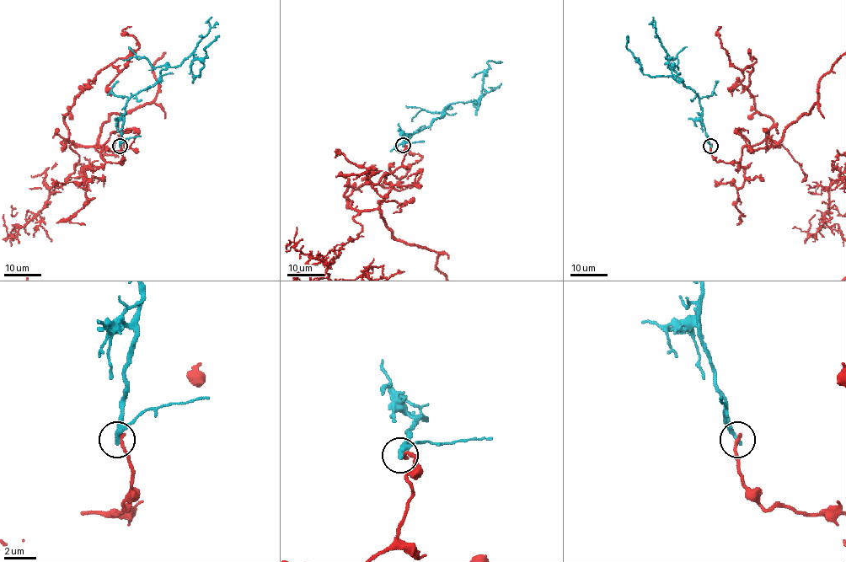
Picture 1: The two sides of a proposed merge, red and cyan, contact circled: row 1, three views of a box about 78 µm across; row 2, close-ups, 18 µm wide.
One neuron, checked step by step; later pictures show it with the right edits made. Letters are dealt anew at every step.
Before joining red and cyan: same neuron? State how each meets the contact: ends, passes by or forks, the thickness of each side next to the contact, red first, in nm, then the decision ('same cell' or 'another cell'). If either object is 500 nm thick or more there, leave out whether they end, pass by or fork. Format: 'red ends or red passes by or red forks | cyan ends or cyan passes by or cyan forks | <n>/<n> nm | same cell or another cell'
red ends | cyan ends | 220/320 nm | another cell

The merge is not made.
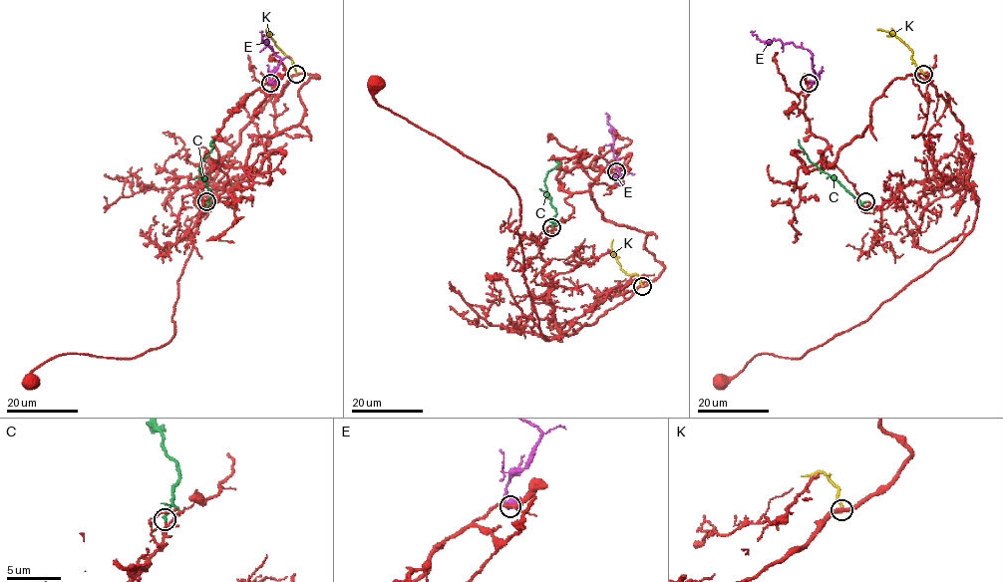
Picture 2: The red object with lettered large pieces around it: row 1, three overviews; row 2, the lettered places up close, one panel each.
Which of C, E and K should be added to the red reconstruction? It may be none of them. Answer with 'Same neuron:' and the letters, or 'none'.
Same neuron: C

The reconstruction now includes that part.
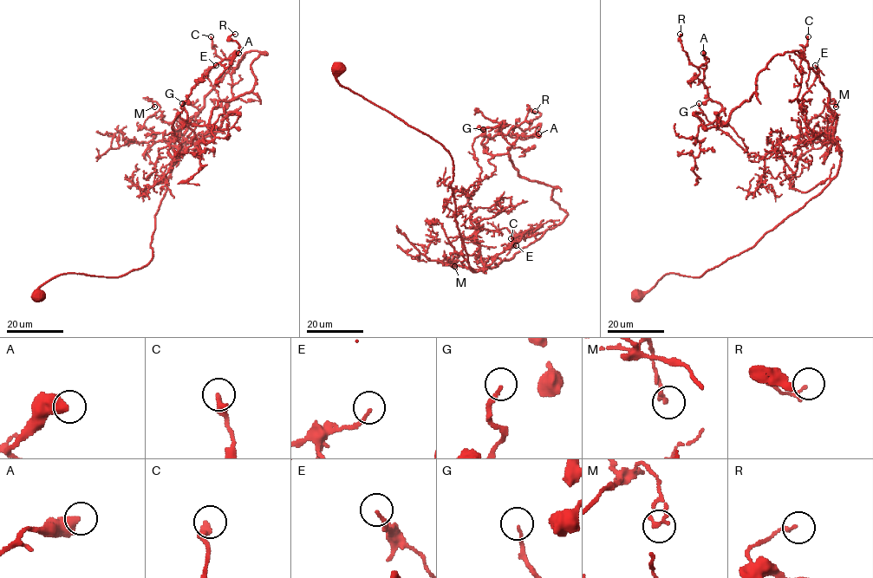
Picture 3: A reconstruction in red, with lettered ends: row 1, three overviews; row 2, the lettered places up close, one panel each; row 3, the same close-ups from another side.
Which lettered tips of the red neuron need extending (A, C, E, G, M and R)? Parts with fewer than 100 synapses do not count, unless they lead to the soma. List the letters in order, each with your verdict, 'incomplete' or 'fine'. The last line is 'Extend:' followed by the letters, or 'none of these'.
A: fine
C: fine
E: fine
G: fine
M: fine
R: fine
Extend: none of these

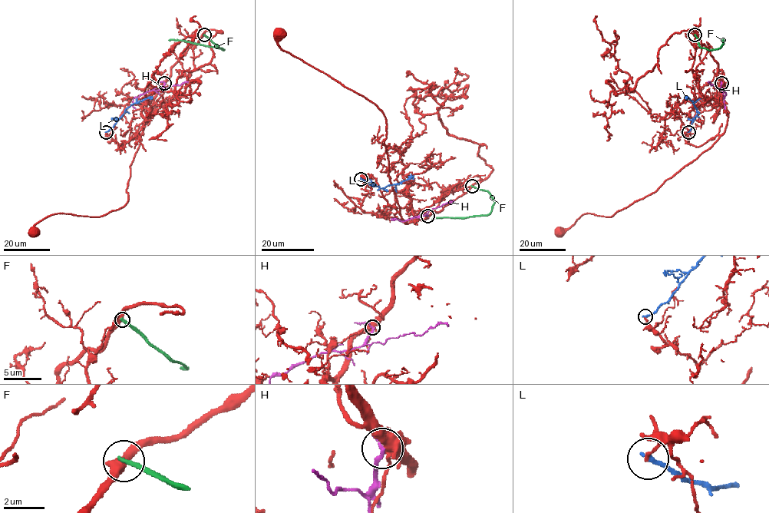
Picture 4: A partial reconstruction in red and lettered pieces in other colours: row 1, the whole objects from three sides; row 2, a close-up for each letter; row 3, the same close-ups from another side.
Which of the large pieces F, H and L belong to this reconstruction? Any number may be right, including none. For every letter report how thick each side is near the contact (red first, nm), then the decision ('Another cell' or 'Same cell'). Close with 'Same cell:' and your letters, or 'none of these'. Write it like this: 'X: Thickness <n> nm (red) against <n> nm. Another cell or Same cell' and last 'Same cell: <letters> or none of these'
F: Thickness 480 nm (red) against 260 nm. Another cell
H: Thickness 440 nm (red) against 160 nm. Another cell
L: Thickness 130 nm (red) against 240 nm. Another cell
Same cell: none of these

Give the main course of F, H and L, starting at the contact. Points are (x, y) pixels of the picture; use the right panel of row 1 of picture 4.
F: (694, 34), (698, 45), (708, 50), (720, 47), (724, 40)
H: (721, 83), (721, 89), (725, 93), (724, 108)
L: (688, 132), (697, 114), (694, 104), (686, 96)

